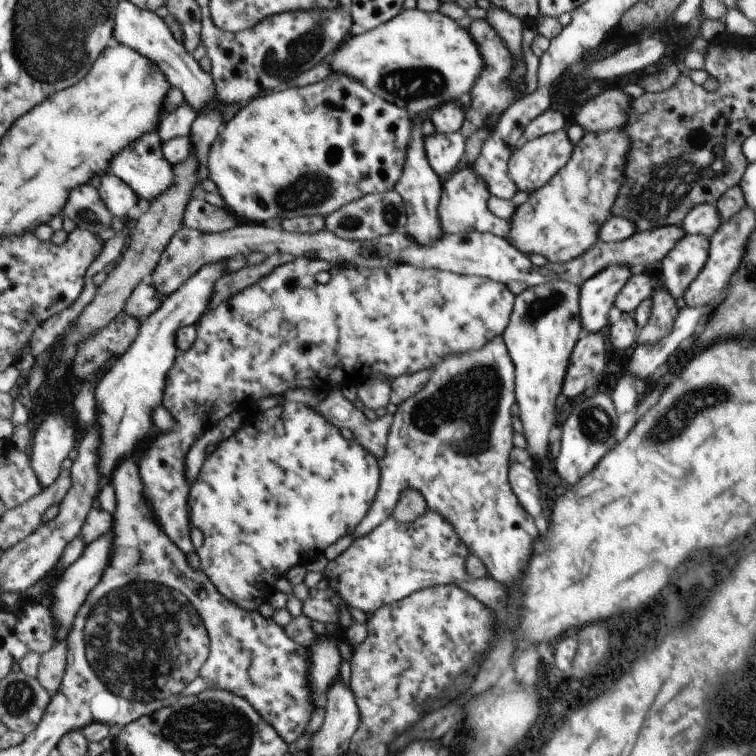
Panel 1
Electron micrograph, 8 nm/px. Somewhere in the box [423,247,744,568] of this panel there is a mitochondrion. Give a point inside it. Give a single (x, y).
(667, 429)

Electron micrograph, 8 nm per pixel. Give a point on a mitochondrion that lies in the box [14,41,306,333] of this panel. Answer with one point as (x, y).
(55, 70)

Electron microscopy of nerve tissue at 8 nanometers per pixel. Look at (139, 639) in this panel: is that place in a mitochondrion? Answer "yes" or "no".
yes

